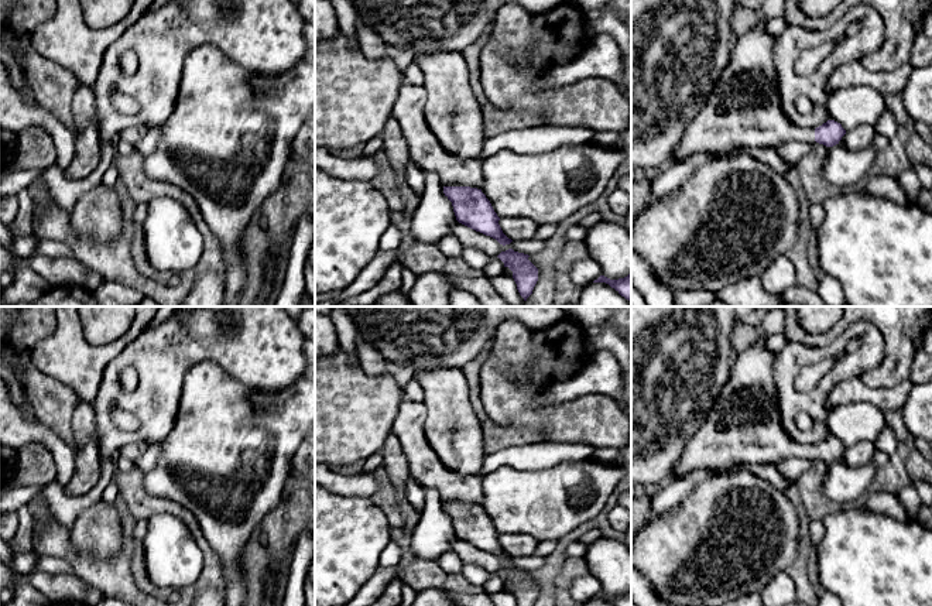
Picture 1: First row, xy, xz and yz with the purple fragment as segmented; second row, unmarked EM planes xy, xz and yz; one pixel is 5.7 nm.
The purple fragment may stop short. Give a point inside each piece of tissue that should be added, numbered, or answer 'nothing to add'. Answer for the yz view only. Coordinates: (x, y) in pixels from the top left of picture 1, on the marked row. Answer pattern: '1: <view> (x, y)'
1: yz (743, 110)

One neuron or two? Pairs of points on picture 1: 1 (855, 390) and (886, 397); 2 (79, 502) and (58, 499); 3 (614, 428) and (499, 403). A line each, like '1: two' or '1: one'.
1: one
2: one
3: one

